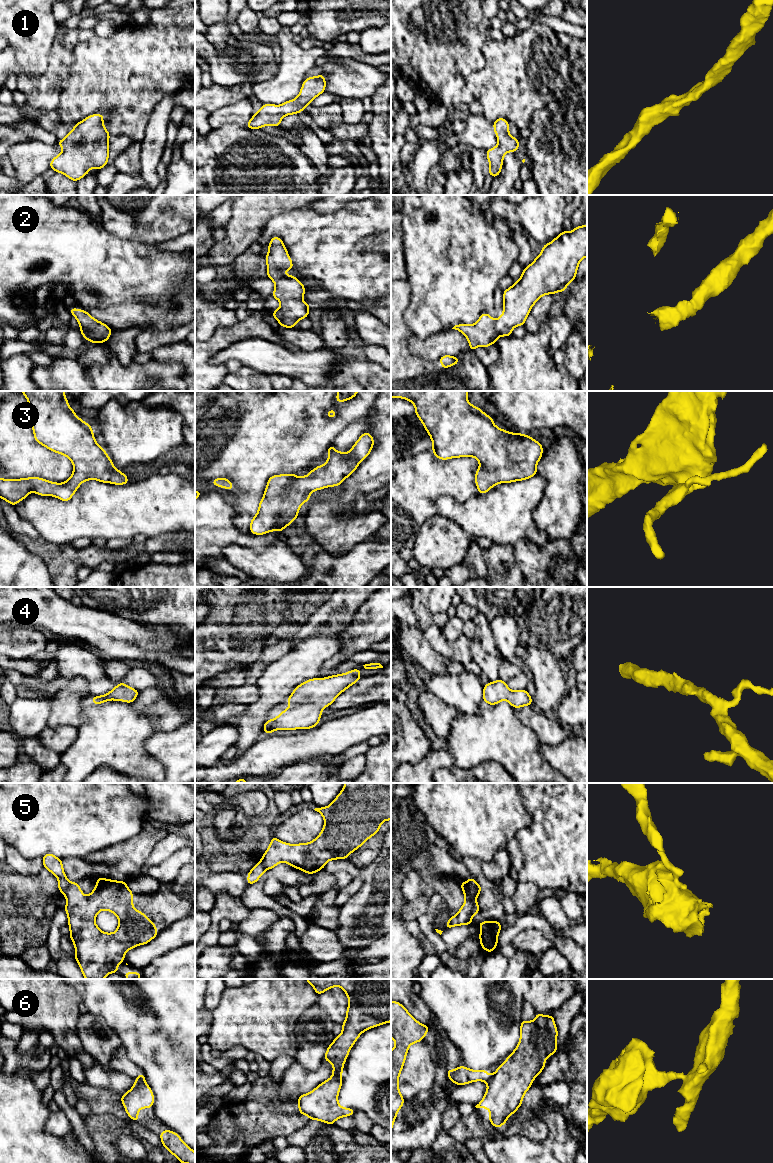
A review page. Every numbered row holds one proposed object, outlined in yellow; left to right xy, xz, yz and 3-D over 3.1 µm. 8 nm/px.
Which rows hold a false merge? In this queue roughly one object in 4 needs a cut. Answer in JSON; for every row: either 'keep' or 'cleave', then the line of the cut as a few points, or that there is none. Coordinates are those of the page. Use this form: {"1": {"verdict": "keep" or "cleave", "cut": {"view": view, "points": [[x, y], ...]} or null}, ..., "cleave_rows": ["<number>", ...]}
{"1": {"verdict": "keep", "cut": null}, "2": {"verdict": "keep", "cut": null}, "3": {"verdict": "keep", "cut": null}, "4": {"verdict": "keep", "cut": null}, "5": {"verdict": "cleave", "cut": {"view": "yz", "points": [[467, 881], [478, 893]]}}, "6": {"verdict": "cleave", "cut": {"view": "xz", "points": [[332, 1075], [340, 1077]]}}, "cleave_rows": ["5", "6"]}

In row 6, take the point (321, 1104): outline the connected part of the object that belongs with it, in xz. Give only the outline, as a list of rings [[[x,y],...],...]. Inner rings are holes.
[[[332,1076],[309,1093],[300,1095],[299,1113],[307,1115],[309,1120],[326,1122],[328,1125],[333,1125],[339,1118],[354,1115],[354,1109],[341,1107],[338,1103],[341,1086],[341,1077]]]

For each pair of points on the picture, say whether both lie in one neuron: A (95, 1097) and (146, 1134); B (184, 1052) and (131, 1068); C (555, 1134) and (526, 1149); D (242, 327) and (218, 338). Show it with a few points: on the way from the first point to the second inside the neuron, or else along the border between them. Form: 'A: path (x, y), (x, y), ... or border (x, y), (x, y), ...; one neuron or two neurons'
A: path (108, 1102), (133, 1124); one neuron
B: border (124, 1047), (127, 1055), (143, 1072); two neurons
C: path (549, 1142), (542, 1149), (534, 1149); one neuron
D: path (236, 333), (224, 336); one neuron

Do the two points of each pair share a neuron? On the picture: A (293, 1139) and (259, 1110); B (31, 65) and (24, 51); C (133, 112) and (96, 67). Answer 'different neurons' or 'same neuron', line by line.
A: different neurons
B: same neuron
C: same neuron

